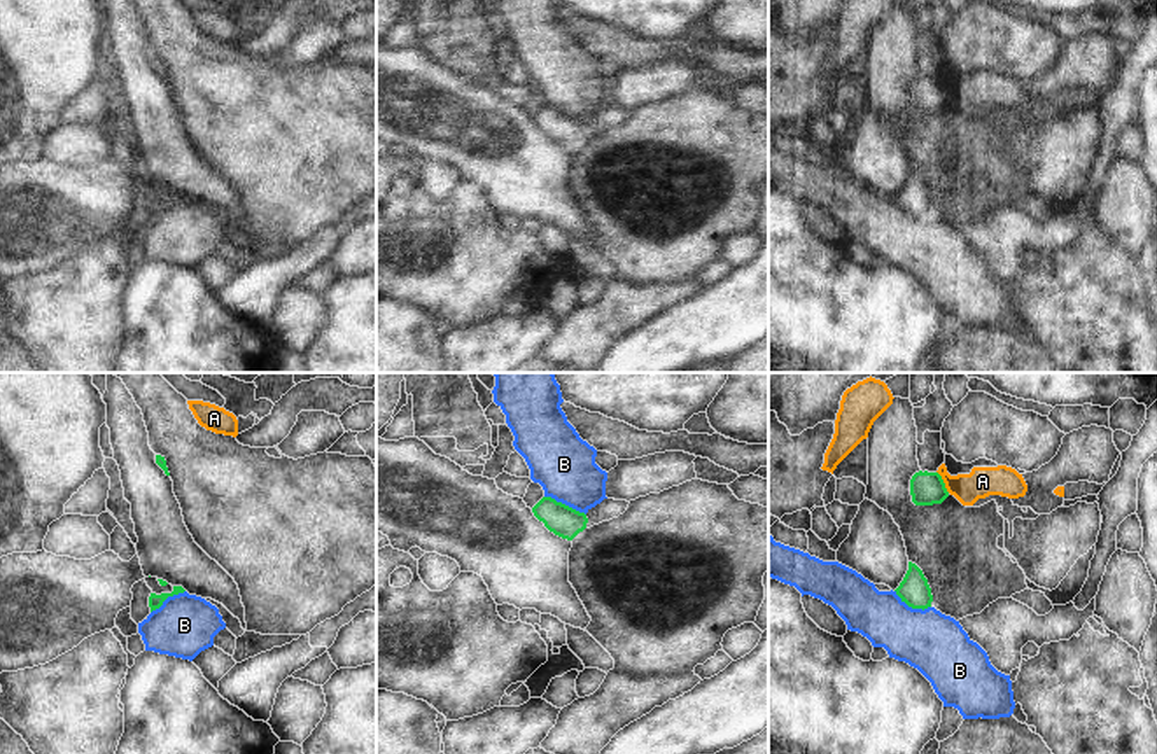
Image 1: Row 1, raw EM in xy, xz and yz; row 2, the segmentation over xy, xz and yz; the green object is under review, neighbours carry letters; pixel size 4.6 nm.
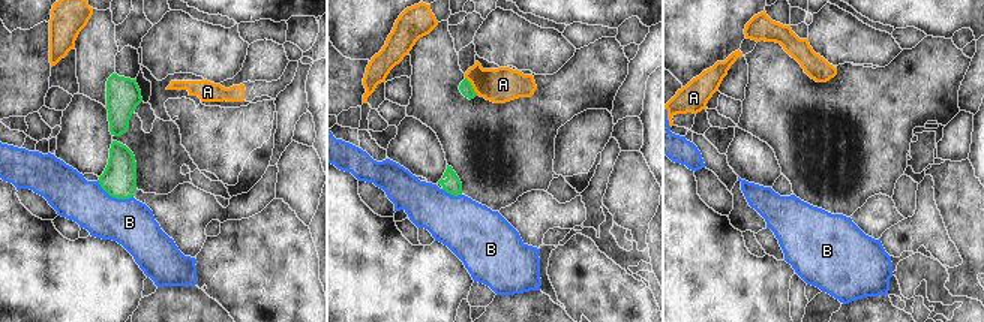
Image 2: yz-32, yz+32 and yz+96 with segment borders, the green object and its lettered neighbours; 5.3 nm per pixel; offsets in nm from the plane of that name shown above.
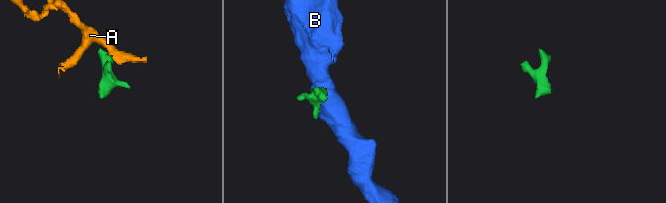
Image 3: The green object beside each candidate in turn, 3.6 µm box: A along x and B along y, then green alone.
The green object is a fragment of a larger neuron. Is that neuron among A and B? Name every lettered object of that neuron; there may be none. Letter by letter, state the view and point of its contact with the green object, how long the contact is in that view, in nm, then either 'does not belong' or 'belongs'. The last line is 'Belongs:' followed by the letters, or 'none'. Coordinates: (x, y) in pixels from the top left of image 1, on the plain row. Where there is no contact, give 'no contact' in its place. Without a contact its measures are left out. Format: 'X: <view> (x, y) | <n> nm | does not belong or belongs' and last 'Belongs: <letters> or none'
A: yz (942, 90) | 120 nm | does not belong
B: xz (564, 112) | 220 nm | does not belong
Belongs: none

